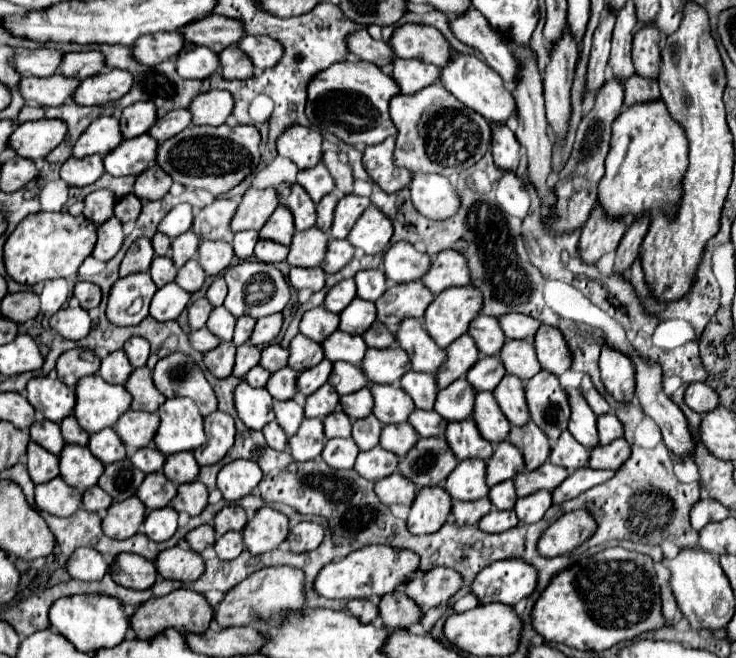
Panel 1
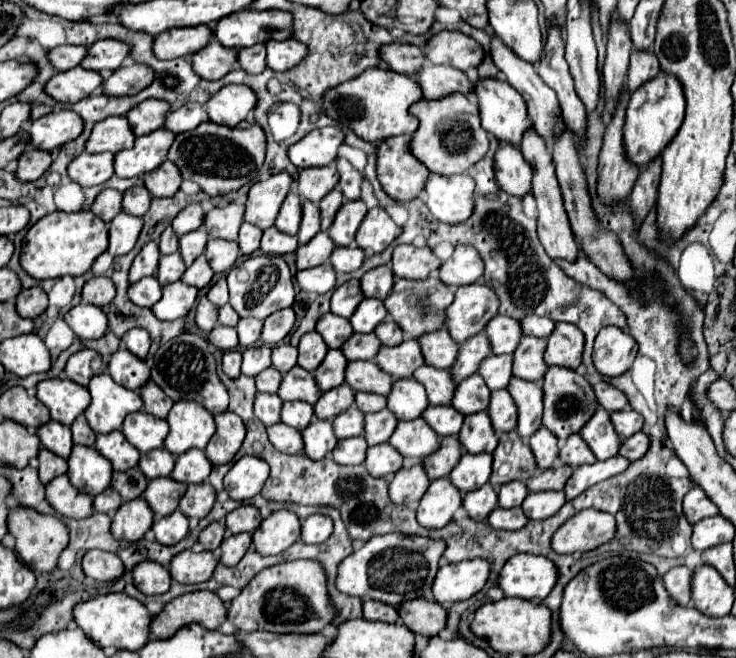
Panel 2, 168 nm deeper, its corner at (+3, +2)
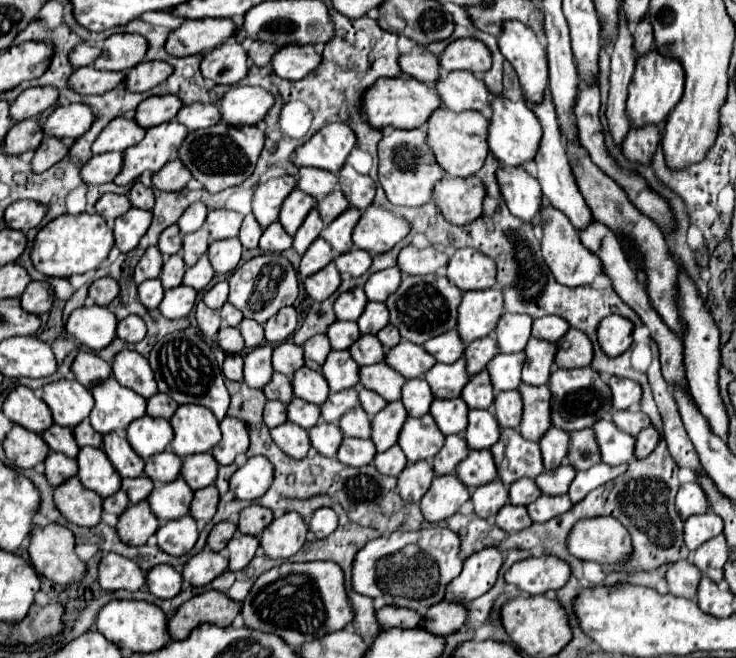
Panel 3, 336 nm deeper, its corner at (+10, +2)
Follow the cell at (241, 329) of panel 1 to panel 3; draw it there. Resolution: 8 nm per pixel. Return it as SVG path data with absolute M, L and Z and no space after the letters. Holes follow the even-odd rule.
M243 320L239 324L239 330L243 334L243 340L245 340L247 348L255 348L255 346L265 344L265 330L263 330L261 324L257 324L253 320Z

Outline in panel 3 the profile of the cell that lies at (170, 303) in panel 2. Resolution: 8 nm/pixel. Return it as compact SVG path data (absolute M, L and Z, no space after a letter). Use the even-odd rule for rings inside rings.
M177 286L165 292L163 302L159 304L159 312L165 318L183 318L191 312L197 298L197 290L189 286Z

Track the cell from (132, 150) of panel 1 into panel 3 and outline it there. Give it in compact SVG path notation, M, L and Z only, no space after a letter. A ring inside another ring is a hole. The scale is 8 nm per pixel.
M177 120L149 128L139 144L125 150L123 170L113 182L117 186L125 186L139 178L145 170L161 170L167 162L177 158L185 134L189 134L189 130L183 124L177 124Z

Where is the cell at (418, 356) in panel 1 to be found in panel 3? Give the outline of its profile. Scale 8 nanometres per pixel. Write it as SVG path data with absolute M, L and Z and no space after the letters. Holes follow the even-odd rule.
M455 328L445 332L445 334L441 334L441 336L437 336L437 338L427 340L423 346L425 346L427 352L431 352L431 356L437 362L443 362L443 364L457 362L465 352L465 344L461 342L459 332Z

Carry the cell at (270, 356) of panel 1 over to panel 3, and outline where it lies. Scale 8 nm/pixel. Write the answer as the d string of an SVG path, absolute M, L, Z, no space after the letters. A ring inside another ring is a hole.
M291 340L275 346L275 350L273 350L275 372L281 372L285 376L293 376L293 372L297 372L303 364L305 362L303 362L303 348L301 346L293 344Z

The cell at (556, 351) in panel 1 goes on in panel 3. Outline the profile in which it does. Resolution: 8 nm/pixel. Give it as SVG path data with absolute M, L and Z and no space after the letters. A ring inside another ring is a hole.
M571 328L565 334L565 340L561 340L561 344L557 346L559 350L557 350L555 364L559 368L583 368L589 366L593 360L593 344L589 336L577 332L575 328Z

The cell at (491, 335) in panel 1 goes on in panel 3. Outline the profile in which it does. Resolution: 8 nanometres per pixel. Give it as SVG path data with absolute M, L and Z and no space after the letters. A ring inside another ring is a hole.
M505 312L497 324L497 330L493 332L501 352L521 352L531 338L531 324L533 318L527 314Z

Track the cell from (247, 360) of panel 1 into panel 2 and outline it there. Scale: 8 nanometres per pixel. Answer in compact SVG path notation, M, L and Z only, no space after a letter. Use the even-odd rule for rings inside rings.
M262 344L260 348L248 348L242 354L242 374L246 376L256 376L264 368L270 368L270 352L272 346Z

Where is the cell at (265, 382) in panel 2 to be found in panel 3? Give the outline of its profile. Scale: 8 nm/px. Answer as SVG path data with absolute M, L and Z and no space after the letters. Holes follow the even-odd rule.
M273 374L273 380L269 386L263 388L265 396L269 400L281 400L283 404L289 404L295 396L293 396L293 386L291 386L291 378L285 374Z

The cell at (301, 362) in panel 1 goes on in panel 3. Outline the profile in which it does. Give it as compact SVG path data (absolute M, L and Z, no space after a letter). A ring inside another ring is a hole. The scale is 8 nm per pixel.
M317 334L317 336L309 338L303 344L303 350L305 350L305 366L309 366L313 370L321 370L327 354L331 352L331 344L329 344L327 334Z

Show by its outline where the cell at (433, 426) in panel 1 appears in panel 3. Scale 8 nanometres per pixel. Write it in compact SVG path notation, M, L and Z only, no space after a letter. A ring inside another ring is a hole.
M463 398L433 400L433 404L431 404L431 414L445 436L465 432L467 412L469 412L469 406L465 404Z

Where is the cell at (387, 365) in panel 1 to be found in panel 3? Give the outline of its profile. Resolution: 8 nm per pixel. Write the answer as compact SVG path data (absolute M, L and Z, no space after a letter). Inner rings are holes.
M401 340L387 352L385 362L405 378L421 378L437 360L423 346Z

